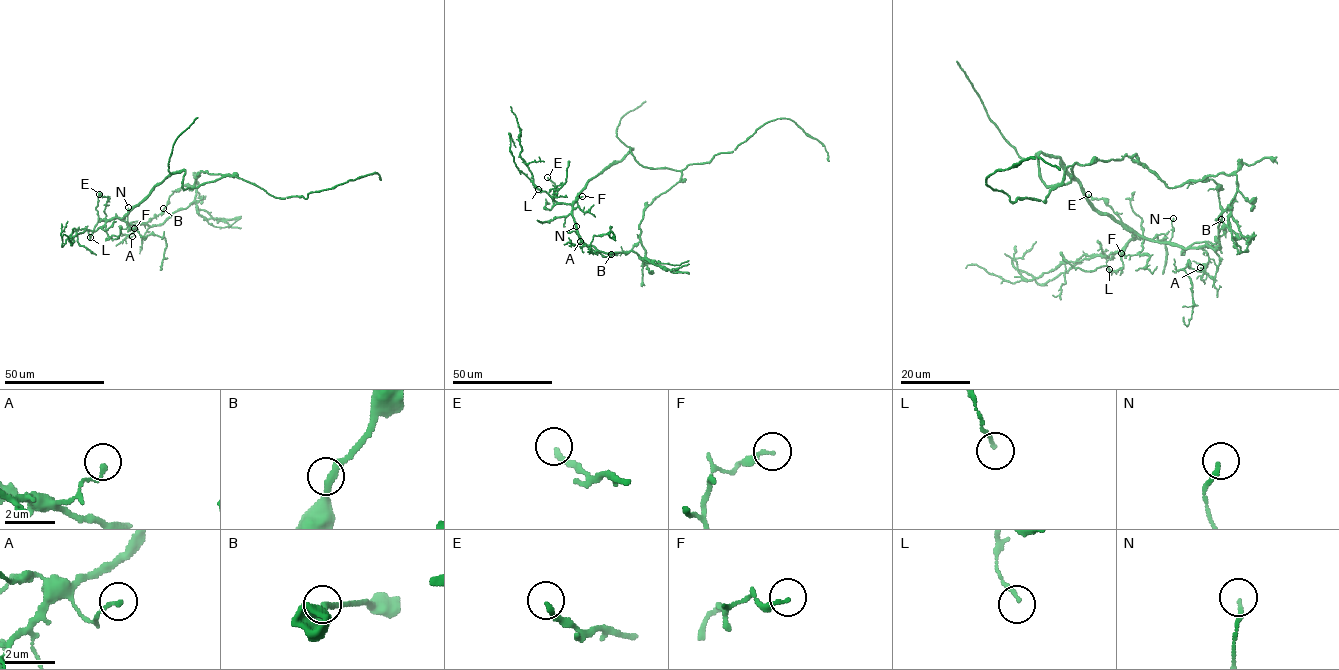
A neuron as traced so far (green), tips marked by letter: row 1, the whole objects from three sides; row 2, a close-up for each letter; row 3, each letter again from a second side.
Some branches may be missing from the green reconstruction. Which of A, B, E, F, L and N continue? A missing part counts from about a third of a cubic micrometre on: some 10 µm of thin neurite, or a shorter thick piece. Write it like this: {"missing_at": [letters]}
{"missing_at": []}

